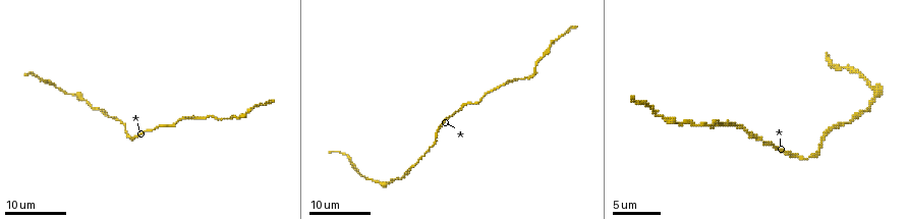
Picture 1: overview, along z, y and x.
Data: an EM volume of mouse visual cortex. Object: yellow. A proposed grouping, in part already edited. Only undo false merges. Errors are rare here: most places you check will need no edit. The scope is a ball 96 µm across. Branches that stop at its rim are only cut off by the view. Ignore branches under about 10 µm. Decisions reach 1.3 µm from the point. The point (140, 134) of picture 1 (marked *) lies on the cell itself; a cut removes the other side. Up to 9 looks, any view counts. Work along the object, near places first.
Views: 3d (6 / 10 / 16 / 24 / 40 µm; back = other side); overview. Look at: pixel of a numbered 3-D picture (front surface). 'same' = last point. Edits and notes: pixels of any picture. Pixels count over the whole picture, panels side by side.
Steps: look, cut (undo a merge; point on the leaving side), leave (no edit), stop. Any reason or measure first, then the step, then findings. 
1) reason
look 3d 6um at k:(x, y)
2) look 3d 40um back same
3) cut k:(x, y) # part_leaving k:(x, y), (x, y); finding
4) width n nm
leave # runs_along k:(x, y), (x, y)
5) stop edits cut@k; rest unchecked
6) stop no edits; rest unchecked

thick turns thin
look 3d 24um at 1:(713, 122)

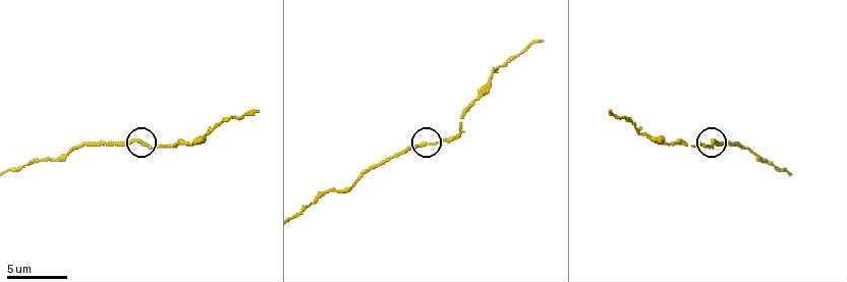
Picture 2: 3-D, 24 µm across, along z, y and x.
closer look
look 3d 6um at 2:(422, 145)

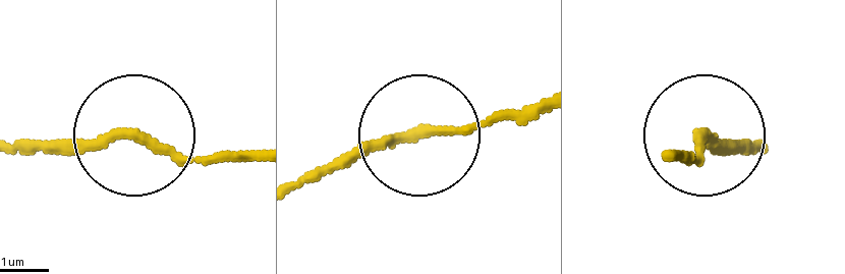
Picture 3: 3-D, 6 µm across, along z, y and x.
leave # continuous, no second cell

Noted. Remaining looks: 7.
narrows sharply
look 3d 16um at 2:(472, 100)

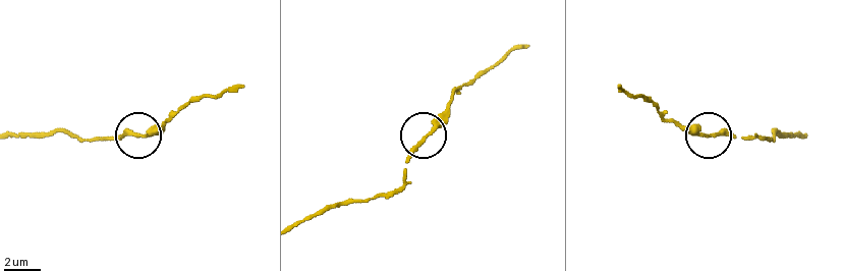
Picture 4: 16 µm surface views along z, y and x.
width 210 nm
leave # all the same cell

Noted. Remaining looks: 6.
thin neck
look 3d 16um at 2:(54, 160)

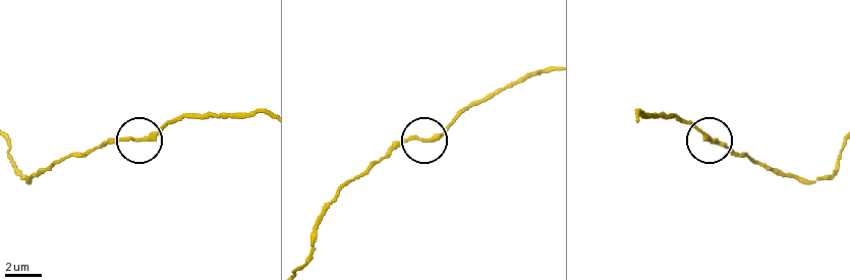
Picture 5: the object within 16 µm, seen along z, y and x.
leave # runs_along 5:(762, 165), (710, 142), (688, 123); all the same cell

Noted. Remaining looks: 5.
sudden change in width
look 3d 24um at 1:(873, 89)

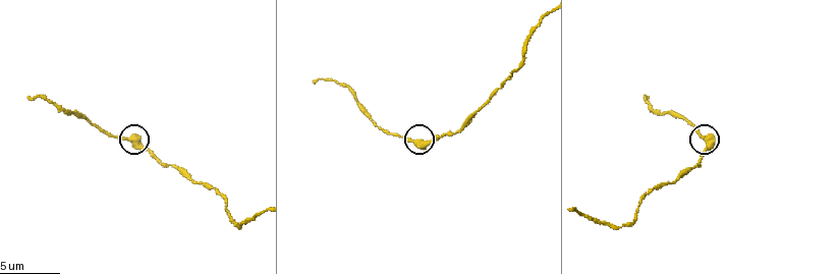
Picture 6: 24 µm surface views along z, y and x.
look 3d 10um at 6:(705, 141)

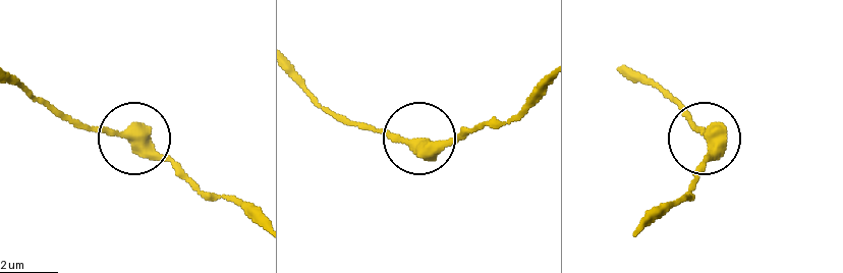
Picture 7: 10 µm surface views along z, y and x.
leave # runs_along 7:(540, 89), (503, 122), (445, 140), (401, 140), (359, 125); all the same cell

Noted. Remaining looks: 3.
stop no edits; rest unchecked

